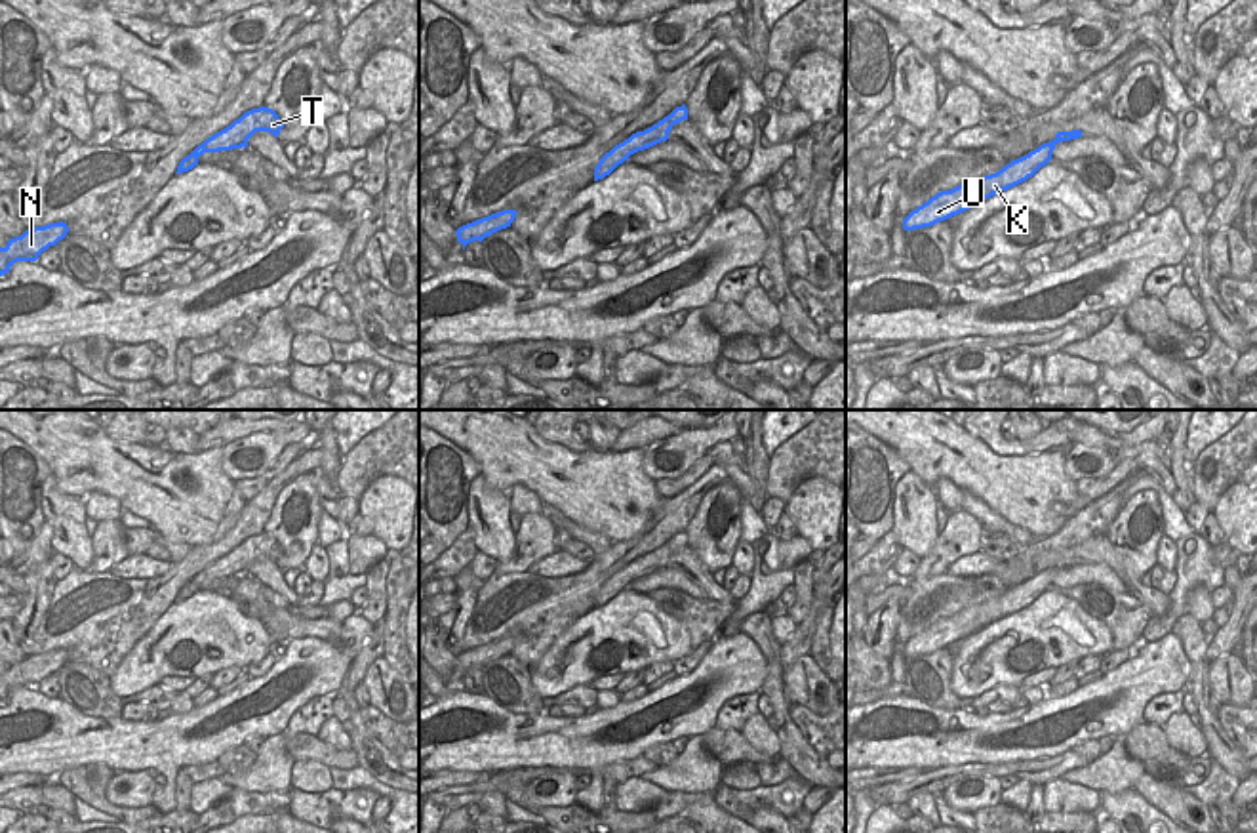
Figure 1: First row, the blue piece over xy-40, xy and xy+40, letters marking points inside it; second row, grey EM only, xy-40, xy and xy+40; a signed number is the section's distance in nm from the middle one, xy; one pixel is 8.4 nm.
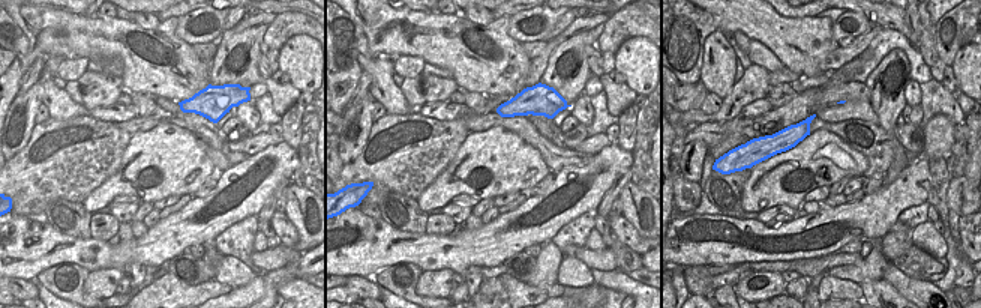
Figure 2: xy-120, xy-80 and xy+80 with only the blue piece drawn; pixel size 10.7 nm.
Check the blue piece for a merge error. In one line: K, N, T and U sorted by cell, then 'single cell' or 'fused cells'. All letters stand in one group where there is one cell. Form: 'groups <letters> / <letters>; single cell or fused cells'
groups K N T U; single cell

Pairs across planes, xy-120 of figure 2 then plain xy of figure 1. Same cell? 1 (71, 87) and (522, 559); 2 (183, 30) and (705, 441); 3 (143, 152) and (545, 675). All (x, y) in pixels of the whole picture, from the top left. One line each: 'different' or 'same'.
1: same
2: same
3: same

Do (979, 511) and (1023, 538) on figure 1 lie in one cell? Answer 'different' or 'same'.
same

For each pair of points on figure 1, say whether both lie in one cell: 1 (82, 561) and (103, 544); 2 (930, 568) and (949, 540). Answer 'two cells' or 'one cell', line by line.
1: two cells
2: one cell

